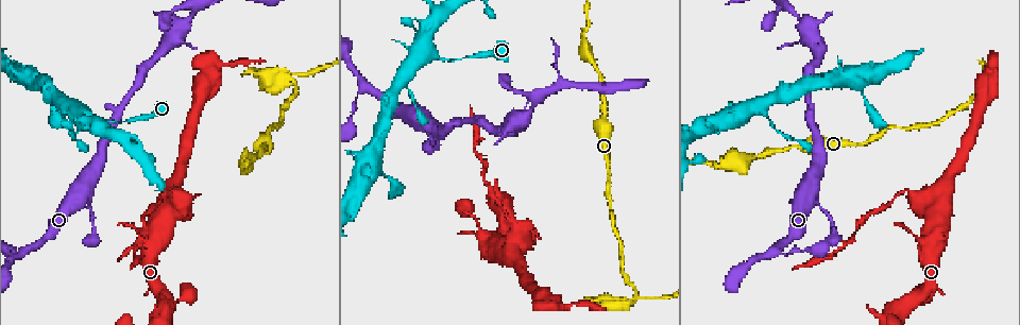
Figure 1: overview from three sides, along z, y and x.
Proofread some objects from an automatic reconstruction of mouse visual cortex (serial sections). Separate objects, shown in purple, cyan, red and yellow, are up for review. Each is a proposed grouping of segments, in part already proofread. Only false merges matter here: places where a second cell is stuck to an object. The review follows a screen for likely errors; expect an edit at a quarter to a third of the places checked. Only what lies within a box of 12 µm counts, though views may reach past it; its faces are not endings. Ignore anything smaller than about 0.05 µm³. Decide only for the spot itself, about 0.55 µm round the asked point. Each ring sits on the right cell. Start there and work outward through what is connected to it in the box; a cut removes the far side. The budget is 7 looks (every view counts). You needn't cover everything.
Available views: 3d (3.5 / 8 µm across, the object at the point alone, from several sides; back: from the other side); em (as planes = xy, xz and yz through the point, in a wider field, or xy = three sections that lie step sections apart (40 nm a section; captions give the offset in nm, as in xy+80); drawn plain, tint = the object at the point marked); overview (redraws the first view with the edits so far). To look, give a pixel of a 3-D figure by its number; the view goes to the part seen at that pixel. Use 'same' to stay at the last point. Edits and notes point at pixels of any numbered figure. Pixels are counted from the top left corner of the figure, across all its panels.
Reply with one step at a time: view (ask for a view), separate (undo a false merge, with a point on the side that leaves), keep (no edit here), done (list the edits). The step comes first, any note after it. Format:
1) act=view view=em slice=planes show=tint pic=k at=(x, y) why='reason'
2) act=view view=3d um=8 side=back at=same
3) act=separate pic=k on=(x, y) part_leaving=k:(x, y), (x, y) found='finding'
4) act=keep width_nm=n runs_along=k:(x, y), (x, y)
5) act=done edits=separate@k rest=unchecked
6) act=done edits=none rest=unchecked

act=view view=3d um=3.5 pic=1 at=(407, 87) why='narrows sharply'

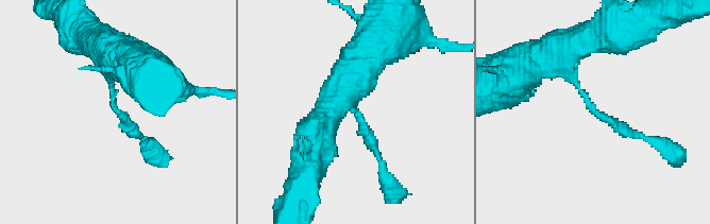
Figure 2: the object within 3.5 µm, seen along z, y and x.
act=view view=em slice=xy step=3 show=tint pic=2 at=(112, 105) why='need the tissue'

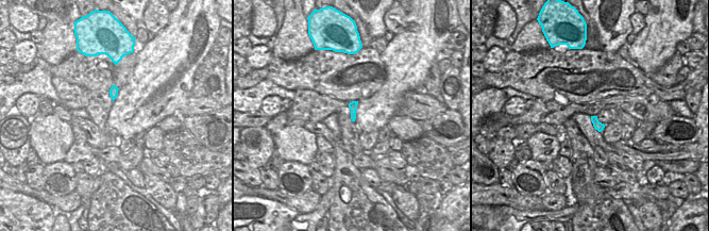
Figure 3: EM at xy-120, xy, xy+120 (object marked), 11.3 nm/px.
act=view view=em slice=xy step=2 show=tint at=same

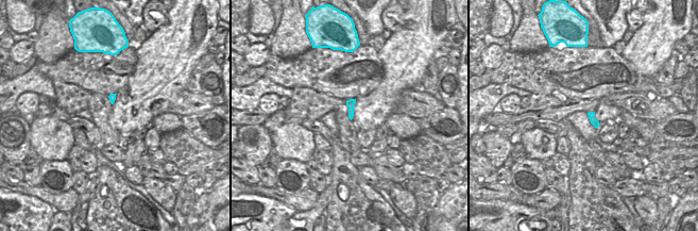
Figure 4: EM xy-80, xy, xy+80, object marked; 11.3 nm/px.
act=keep found='continuous, no second cell'

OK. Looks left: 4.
act=view view=3d um=8 pic=1 at=(160, 195) why='thick turns thin'

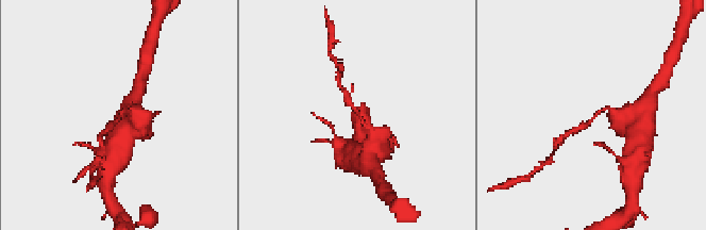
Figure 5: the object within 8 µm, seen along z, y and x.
act=view view=em slice=xy step=1 show=tint pic=5 at=(121, 112) arm_widths_nm=250,350

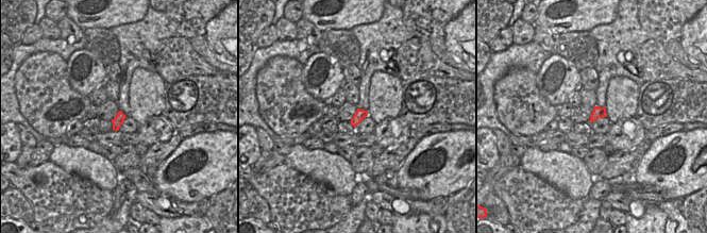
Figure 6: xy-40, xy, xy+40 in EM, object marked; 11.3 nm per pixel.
act=separate pic=5 on=(348, 101) part_leaving=5:(606, 108), (574, 129) found='two cells meet here'

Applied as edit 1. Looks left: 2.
act=view view=3d um=3.5 pic=1 at=(553, 299) why='thick turns thin'

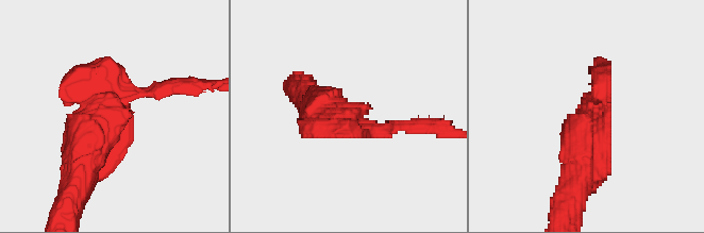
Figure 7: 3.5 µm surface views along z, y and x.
act=view view=em slice=xy step=5 show=tint pic=7 at=(599, 103)

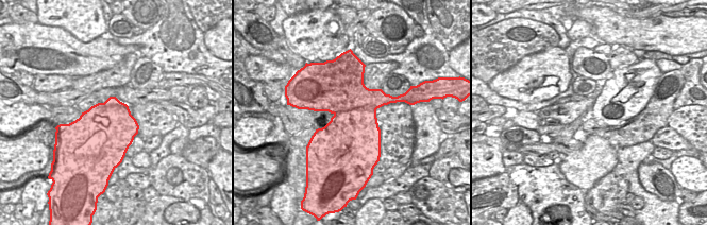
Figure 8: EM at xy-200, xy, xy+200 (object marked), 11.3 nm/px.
act=separate pic=7 on=(165, 92) found='a second cell is stuck on'

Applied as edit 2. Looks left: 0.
act=done edits=separate@5,separate@7 rest=unchecked

